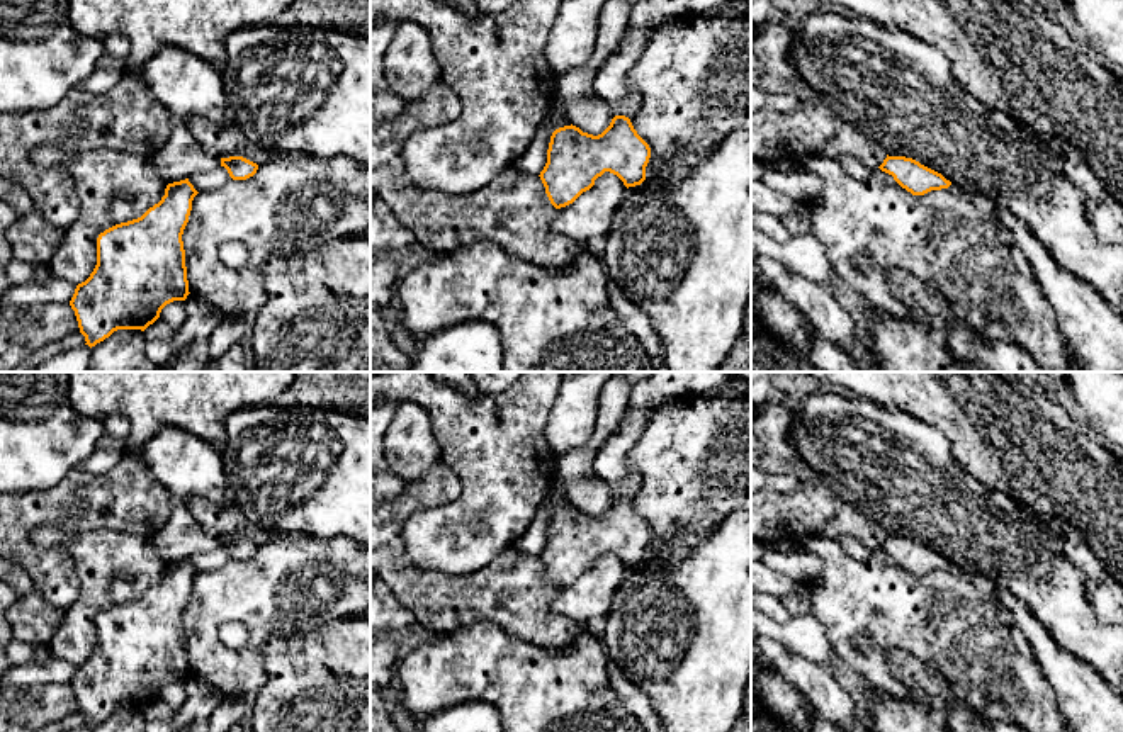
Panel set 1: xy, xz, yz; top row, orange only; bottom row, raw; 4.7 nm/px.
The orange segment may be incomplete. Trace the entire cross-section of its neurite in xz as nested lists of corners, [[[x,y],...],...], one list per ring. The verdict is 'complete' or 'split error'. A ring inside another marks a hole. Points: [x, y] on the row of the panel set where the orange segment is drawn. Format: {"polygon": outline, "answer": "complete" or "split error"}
{"polygon": [[[642,0],[632,5],[620,46],[601,65],[593,80],[596,95],[615,115],[610,126],[601,134],[593,136],[571,124],[556,129],[550,136],[547,163],[539,177],[556,209],[573,204],[605,172],[617,175],[627,189],[646,180],[651,148],[629,119],[637,110],[641,99],[629,88],[627,73],[654,29],[678,17],[729,10],[732,2]]], "answer": "split error"}

